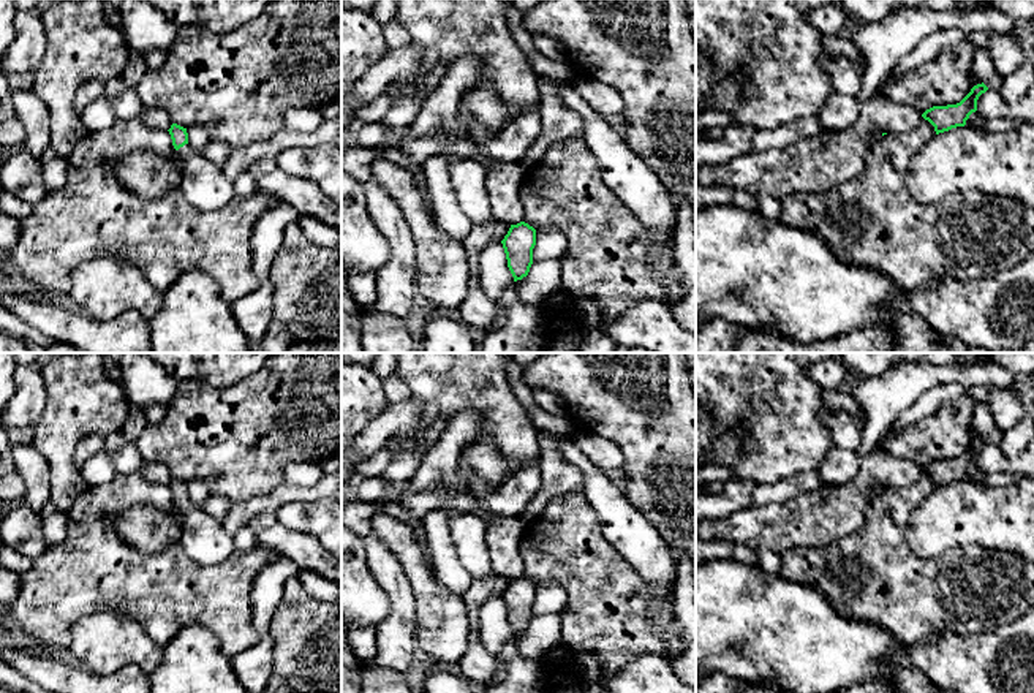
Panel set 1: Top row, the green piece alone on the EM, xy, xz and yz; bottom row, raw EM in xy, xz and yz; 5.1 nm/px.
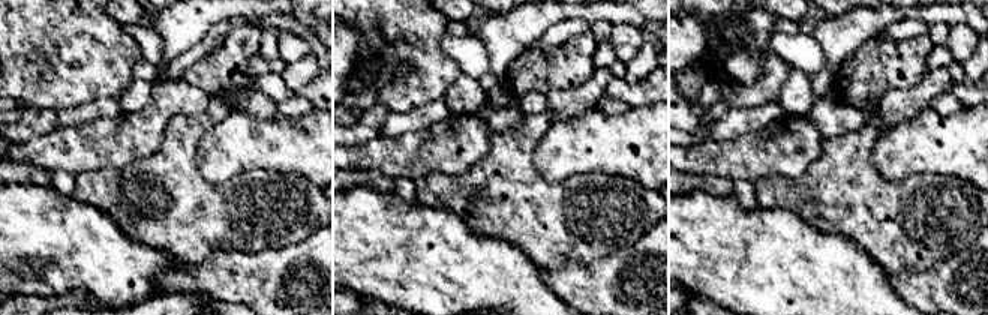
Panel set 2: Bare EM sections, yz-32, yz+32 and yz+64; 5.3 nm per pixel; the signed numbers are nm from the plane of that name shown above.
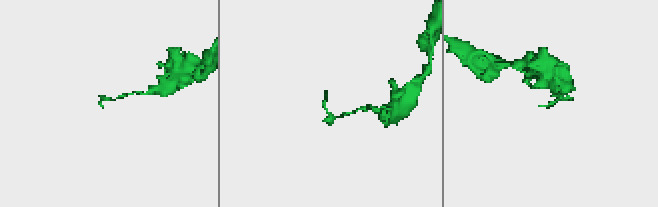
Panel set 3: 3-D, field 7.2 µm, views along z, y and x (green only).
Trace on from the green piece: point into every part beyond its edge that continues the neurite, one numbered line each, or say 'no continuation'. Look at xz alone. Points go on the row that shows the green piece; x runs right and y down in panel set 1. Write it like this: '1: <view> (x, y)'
no continuation

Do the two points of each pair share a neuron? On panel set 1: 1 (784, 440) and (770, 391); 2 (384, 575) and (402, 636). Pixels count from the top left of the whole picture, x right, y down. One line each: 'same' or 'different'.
1: same
2: same

